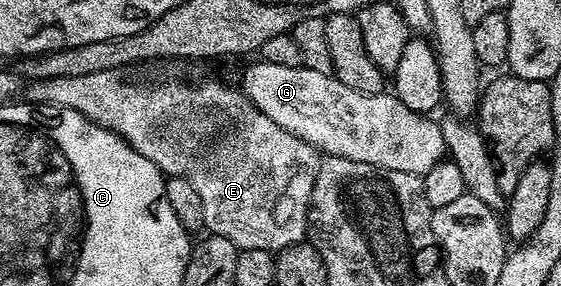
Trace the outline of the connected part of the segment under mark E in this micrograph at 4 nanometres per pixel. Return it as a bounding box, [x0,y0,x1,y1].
[29,72,320,254]

